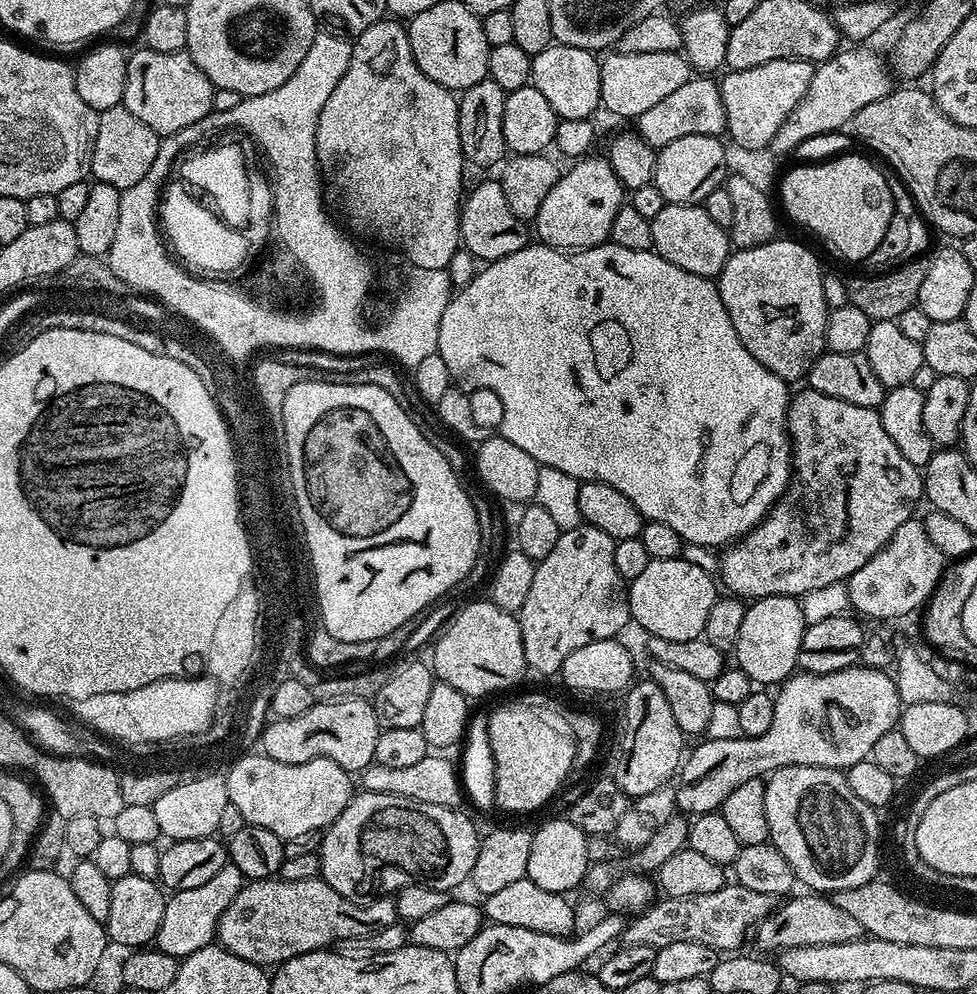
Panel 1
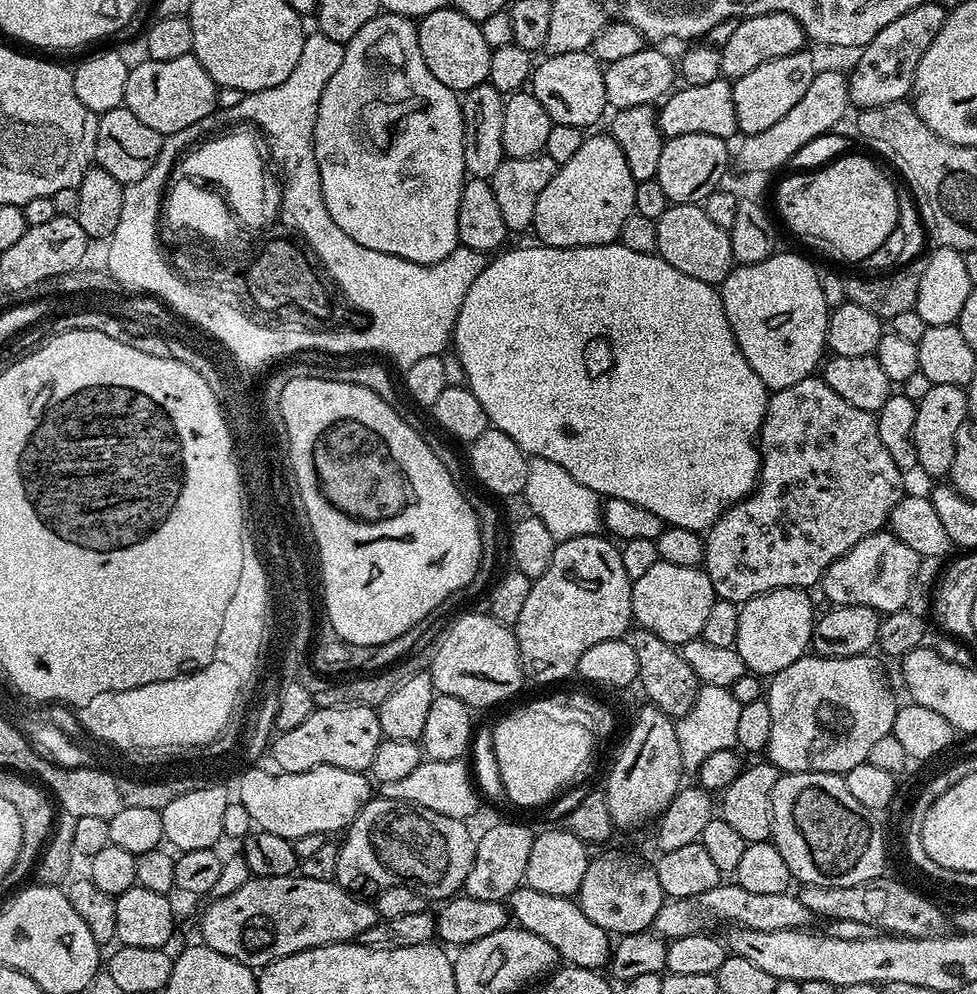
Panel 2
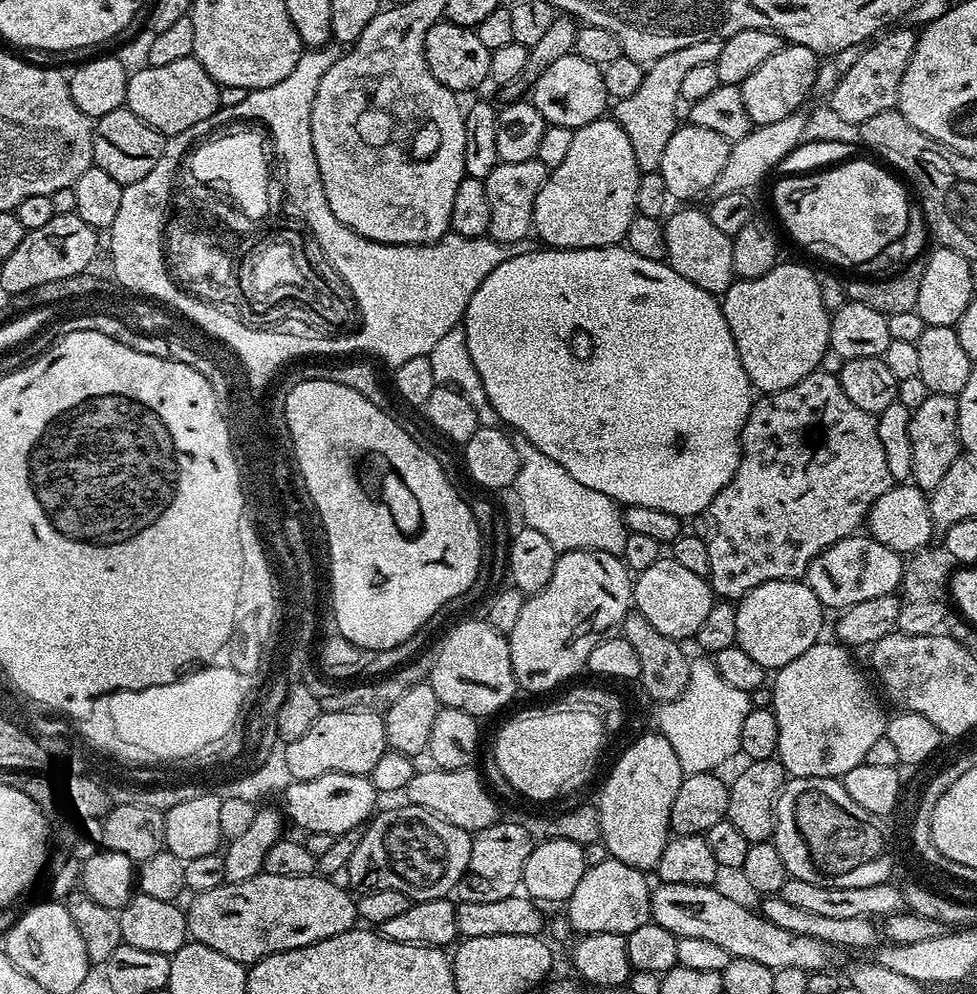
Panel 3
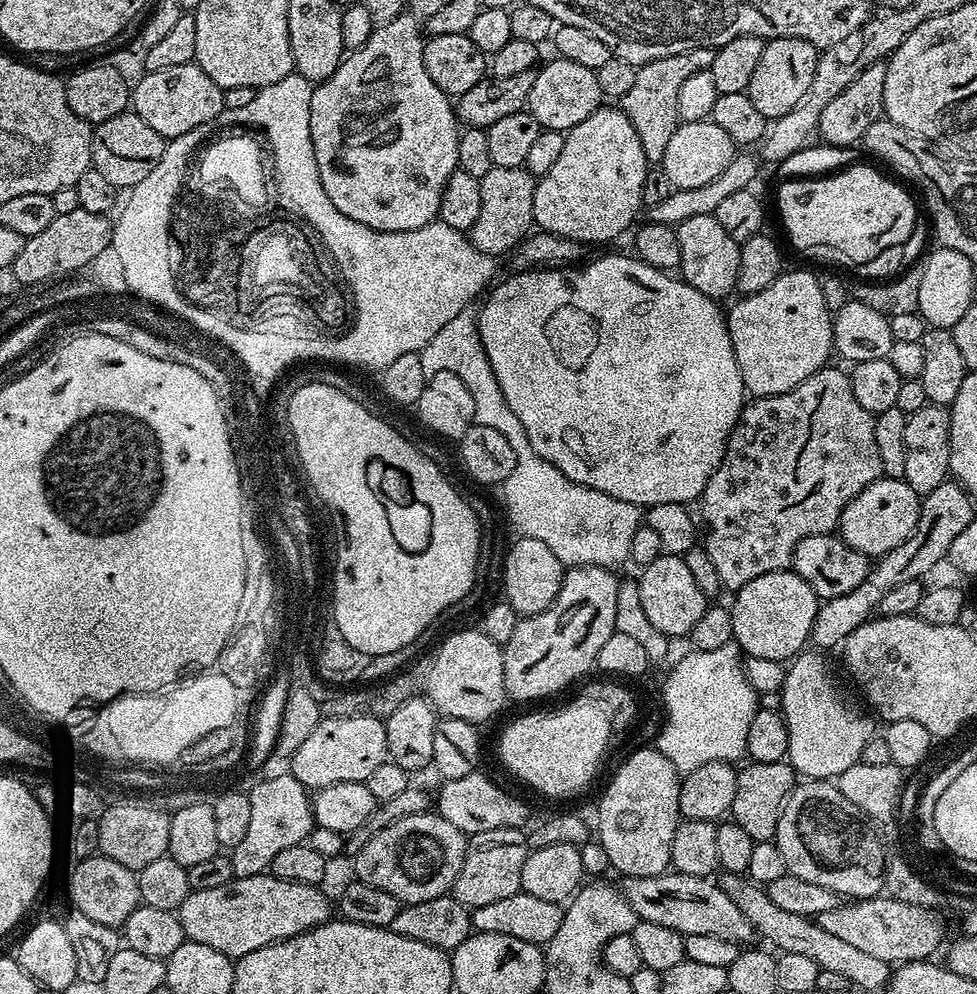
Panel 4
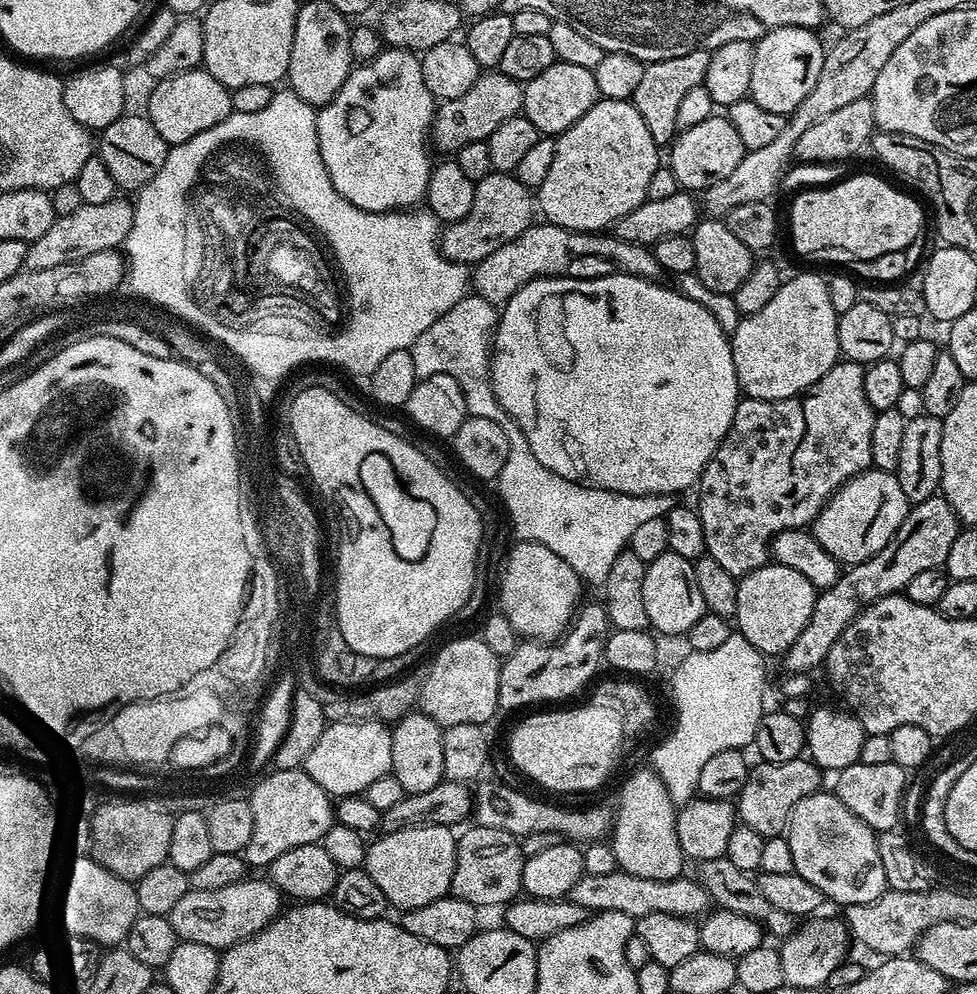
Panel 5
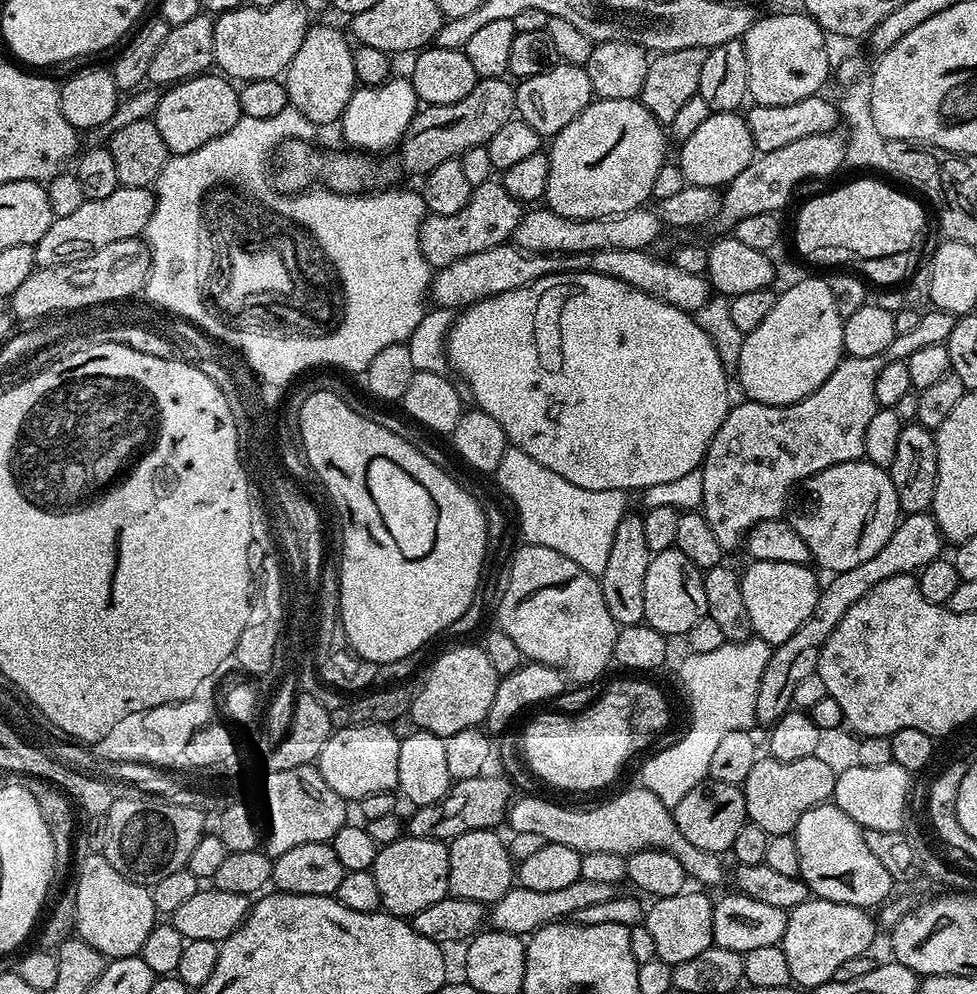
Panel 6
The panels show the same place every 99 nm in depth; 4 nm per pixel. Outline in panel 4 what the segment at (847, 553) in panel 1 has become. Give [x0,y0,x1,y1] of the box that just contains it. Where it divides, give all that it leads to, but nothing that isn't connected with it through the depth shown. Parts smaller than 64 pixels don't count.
[698,367,884,590]

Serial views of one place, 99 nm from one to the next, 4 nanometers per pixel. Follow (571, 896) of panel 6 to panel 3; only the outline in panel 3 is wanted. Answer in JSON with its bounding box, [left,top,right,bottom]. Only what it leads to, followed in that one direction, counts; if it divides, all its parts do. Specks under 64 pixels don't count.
[652,884,833,974]

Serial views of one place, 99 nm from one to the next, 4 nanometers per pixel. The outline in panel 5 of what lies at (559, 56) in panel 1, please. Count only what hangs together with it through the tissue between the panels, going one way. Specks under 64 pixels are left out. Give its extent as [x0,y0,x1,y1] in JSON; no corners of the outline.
[522,62,600,138]

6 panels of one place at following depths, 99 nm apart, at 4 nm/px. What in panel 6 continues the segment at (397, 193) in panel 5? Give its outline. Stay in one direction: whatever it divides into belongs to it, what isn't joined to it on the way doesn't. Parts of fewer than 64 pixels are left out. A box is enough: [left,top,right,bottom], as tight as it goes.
[338,78,418,154]

